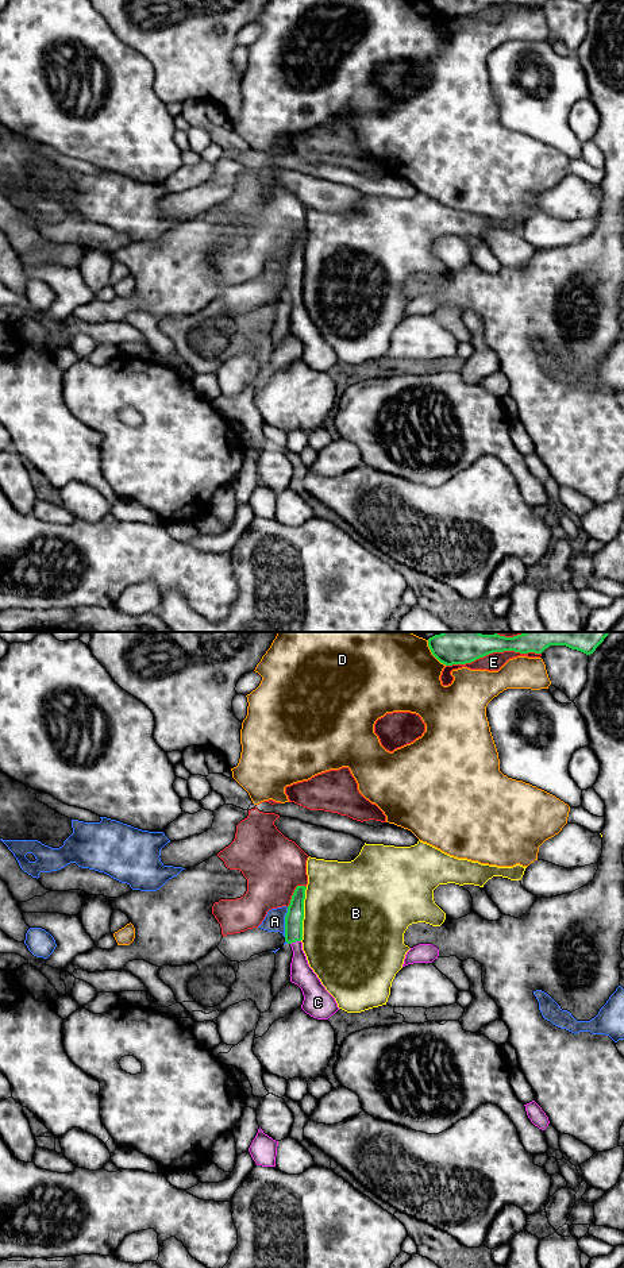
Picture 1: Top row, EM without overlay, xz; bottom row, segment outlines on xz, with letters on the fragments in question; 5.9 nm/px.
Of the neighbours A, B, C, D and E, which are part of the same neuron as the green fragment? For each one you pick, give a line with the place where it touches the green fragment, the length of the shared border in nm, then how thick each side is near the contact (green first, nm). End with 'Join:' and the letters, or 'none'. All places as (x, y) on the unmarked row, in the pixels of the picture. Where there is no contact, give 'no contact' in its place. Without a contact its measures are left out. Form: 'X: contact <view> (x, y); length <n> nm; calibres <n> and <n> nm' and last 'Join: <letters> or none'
C: contact xz (295, 293); length 70 nm; calibres 110 and 140 nm
Join: C

